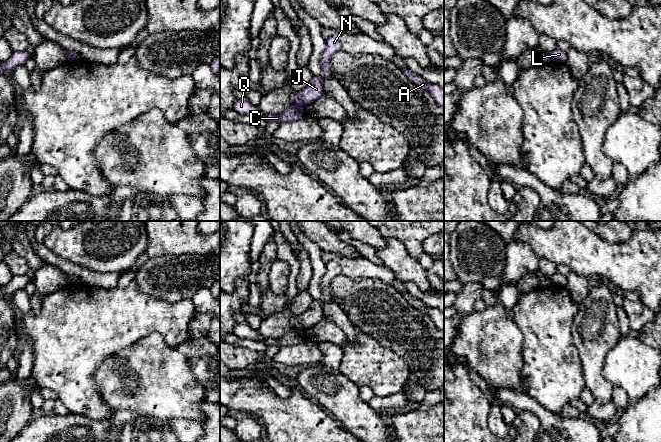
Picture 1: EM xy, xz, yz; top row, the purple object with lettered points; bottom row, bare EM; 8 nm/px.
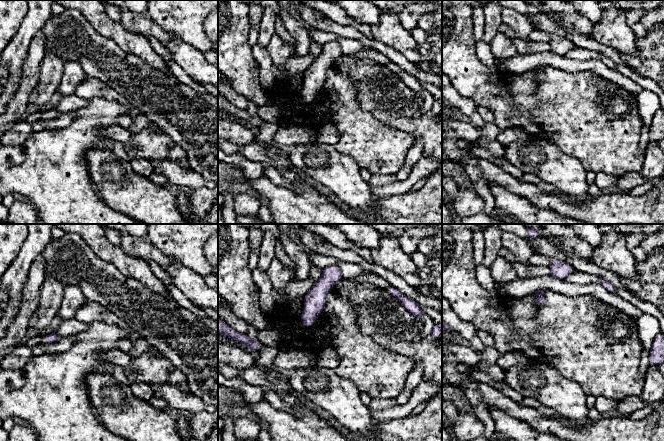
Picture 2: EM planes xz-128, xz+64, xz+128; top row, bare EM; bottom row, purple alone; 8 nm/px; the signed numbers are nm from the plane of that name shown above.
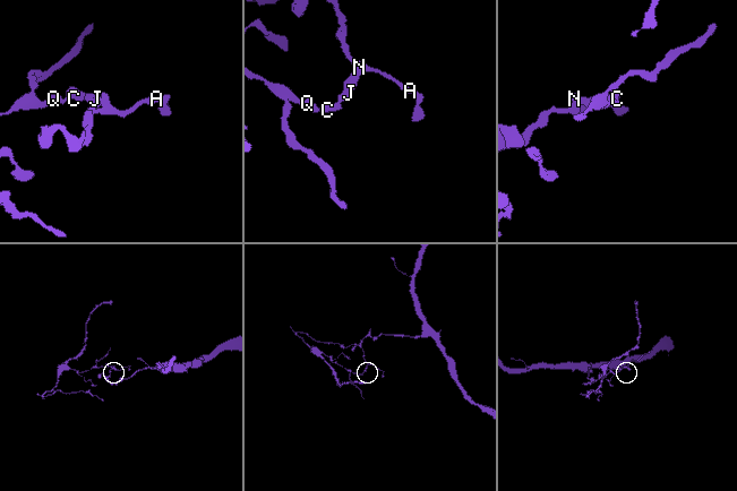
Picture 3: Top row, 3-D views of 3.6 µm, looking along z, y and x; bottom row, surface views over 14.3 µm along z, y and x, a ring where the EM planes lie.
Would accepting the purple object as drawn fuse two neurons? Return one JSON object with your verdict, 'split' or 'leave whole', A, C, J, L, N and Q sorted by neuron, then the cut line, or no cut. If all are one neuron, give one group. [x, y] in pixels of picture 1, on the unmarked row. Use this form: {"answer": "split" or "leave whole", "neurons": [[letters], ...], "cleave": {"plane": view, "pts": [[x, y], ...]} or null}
{"answer": "split", "neurons": [["A", "J", "N"], ["C", "L", "Q"]], "cleave": {"plane": "xz", "pts": [[295, 327], [300, 330]]}}

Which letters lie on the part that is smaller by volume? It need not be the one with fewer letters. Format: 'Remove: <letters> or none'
Remove: C, L, Q

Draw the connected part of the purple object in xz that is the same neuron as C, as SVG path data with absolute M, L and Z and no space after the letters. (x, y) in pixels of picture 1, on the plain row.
M293 328L287 334L285 334L283 337L279 339L273 339L273 338L262 339L262 342L266 346L276 345L278 347L295 345L303 341L304 341L304 336L301 330L297 328Z

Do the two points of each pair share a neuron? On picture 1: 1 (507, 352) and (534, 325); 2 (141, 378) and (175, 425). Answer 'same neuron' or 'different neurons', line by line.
1: different neurons
2: different neurons

